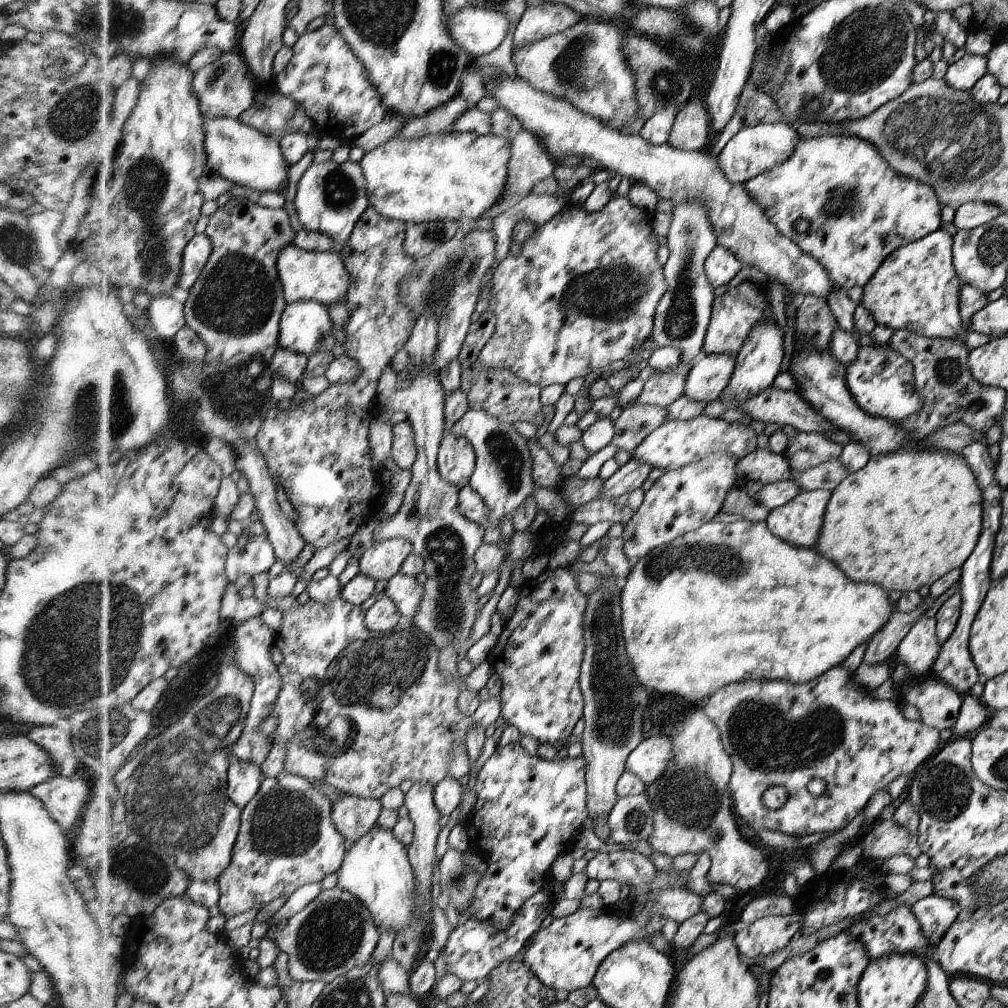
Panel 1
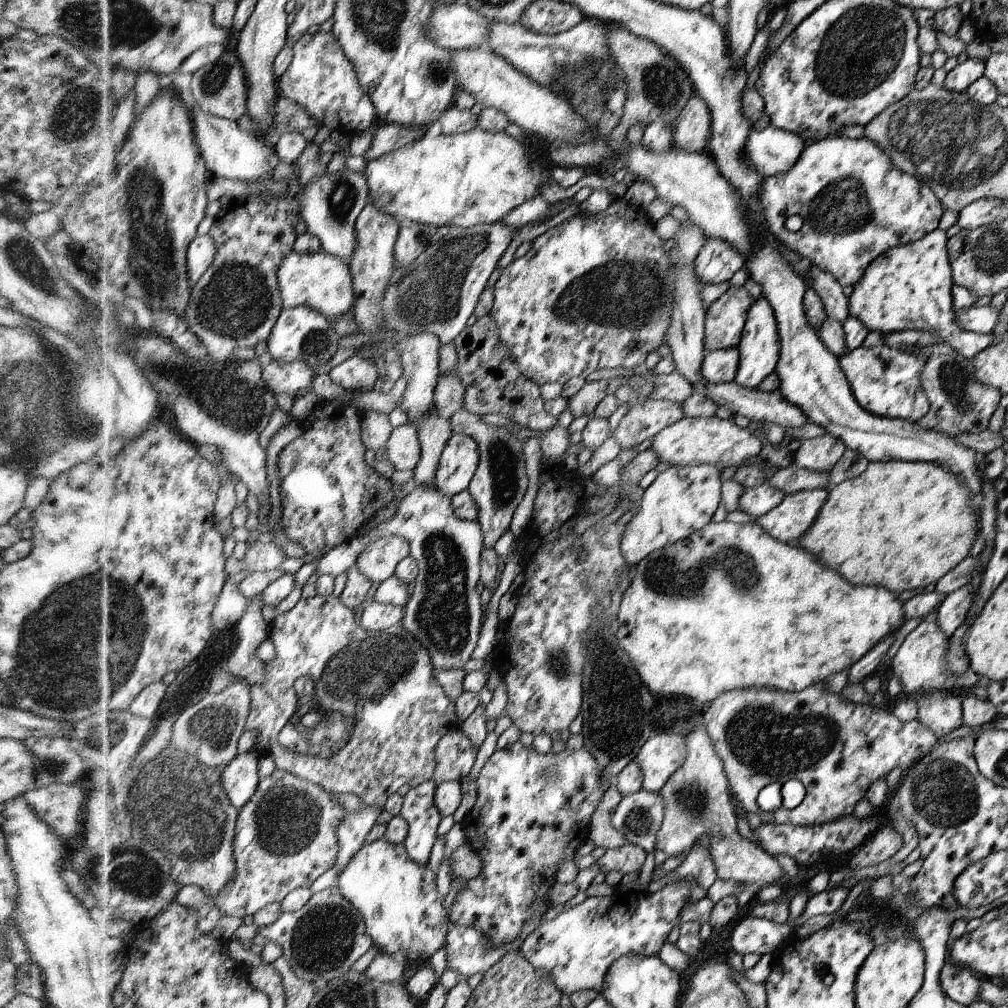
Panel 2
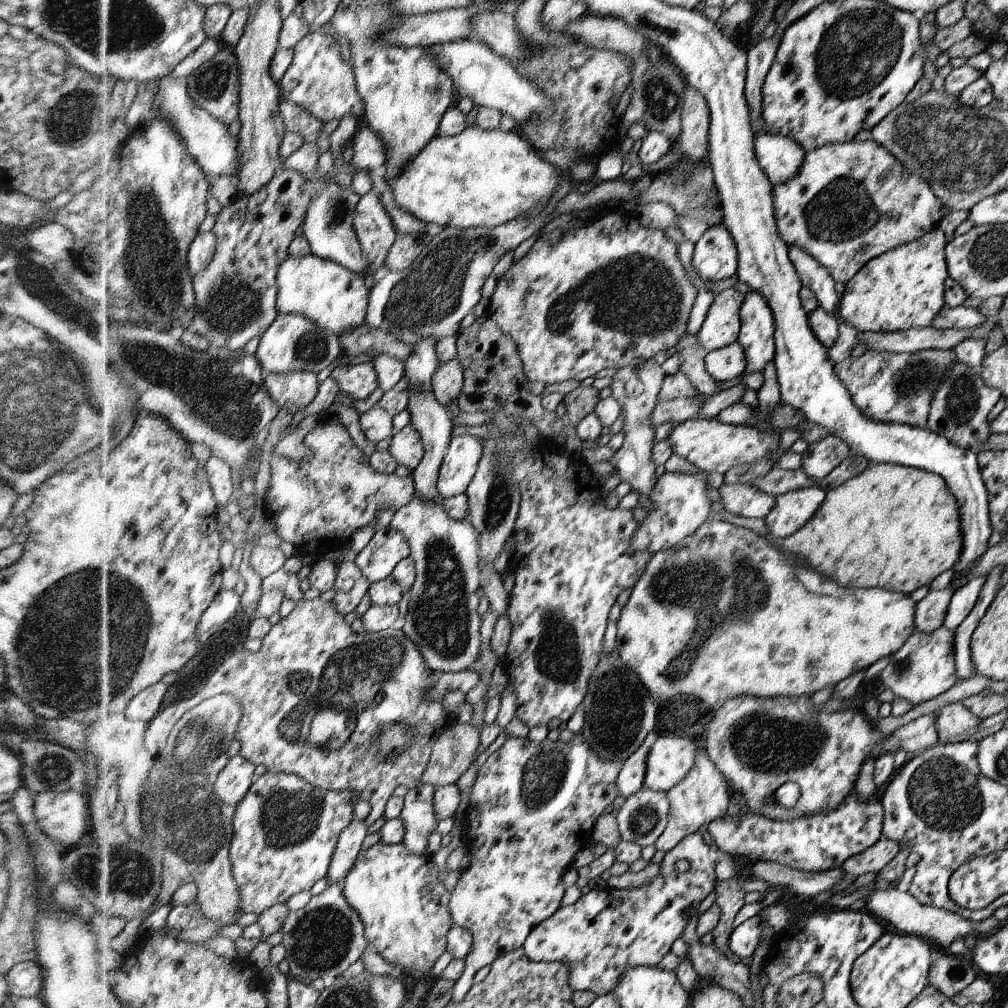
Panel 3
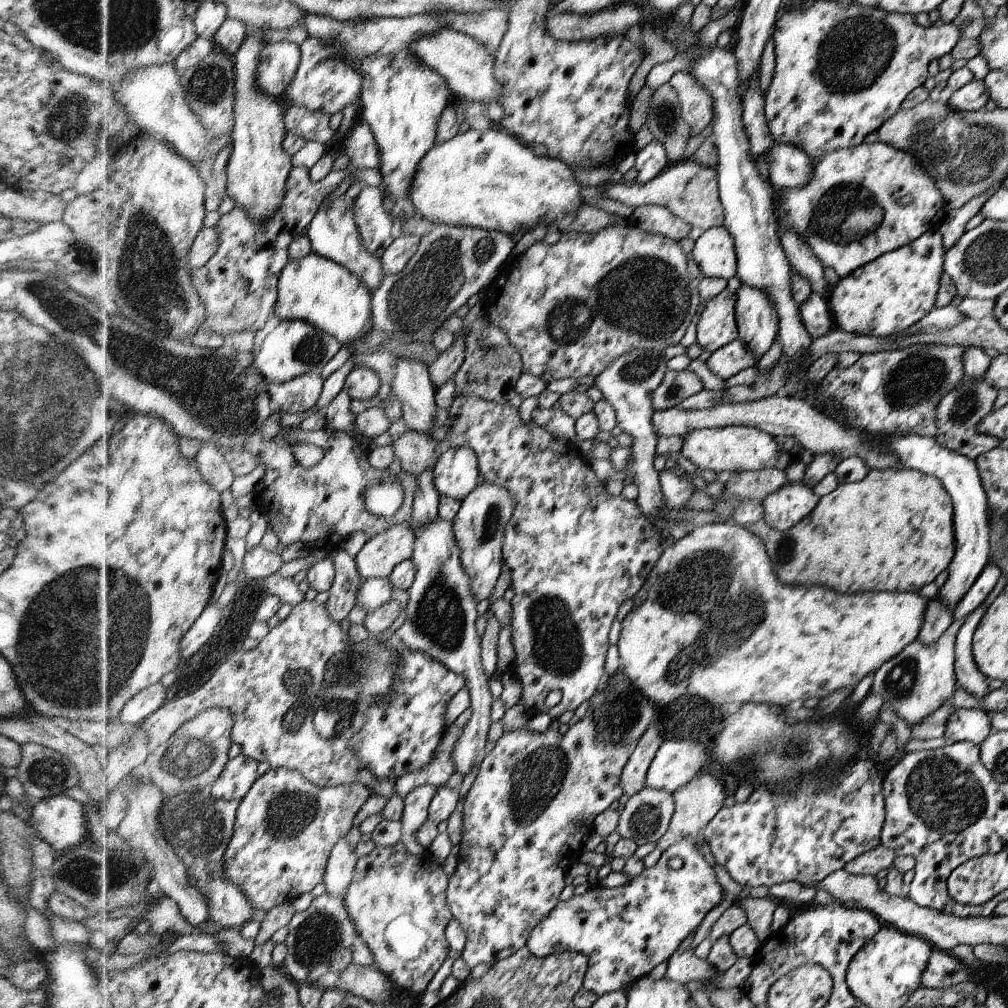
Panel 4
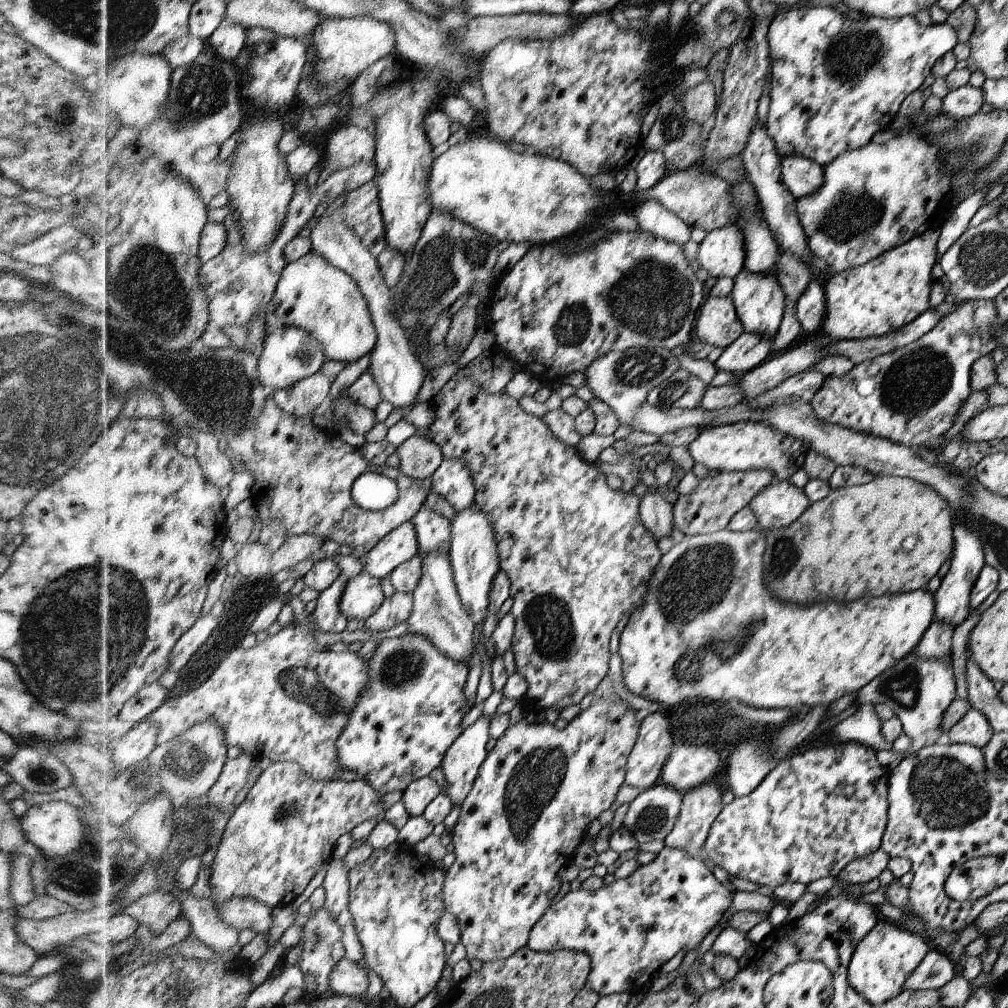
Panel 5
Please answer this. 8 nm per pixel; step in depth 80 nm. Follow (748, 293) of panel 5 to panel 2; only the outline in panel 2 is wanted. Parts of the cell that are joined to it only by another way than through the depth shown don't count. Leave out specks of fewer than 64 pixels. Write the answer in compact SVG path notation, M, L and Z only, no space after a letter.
M759 297L752 304L750 312L748 312L746 328L742 333L742 341L737 348L740 359L738 373L734 381L739 386L755 389L765 377L774 373L778 368L782 340L778 332L778 320L775 318L774 308L765 297Z

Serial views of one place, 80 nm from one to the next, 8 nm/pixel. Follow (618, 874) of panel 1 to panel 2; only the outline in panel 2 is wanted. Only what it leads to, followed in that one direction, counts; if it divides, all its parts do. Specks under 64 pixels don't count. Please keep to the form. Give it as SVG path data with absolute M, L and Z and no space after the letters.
M627 843L620 848L608 849L597 864L602 873L607 874L615 870L627 875L641 870L646 855L647 853L640 846Z

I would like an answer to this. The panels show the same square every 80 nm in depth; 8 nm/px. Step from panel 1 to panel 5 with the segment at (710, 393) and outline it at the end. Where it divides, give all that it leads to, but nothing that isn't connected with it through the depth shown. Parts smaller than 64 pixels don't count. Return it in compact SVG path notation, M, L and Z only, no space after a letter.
M743 332L732 345L724 348L714 366L717 371L726 373L748 373L769 359L774 340L775 336Z

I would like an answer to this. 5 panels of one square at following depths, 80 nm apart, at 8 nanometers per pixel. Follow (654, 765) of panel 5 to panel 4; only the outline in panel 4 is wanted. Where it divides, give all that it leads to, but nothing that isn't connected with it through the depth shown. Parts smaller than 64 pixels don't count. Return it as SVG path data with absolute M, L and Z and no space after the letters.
M656 721L638 740L638 744L631 753L626 768L623 770L622 787L624 788L624 794L629 797L645 788L647 771L658 748L660 748L660 744L664 741L655 724Z

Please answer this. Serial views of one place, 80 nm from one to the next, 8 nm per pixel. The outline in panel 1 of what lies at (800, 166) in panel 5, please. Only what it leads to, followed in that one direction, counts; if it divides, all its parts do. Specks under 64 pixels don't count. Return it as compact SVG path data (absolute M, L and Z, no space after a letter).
M761 123L754 127L742 127L719 152L717 161L731 183L747 183L786 161L800 138L796 126L788 123Z

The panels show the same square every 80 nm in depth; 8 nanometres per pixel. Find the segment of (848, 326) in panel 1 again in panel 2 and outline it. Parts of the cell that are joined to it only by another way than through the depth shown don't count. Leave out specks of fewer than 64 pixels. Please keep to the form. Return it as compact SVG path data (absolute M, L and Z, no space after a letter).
M814 265L807 278L806 289L813 289L818 294L828 317L838 320L841 324L847 320L848 297L844 295L843 288L832 274Z

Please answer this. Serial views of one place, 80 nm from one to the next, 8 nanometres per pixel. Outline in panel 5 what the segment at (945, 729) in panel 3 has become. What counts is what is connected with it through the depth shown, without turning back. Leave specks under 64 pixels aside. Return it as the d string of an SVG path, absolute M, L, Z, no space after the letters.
M973 707L947 732L952 743L970 744L982 749L995 737L990 719Z

